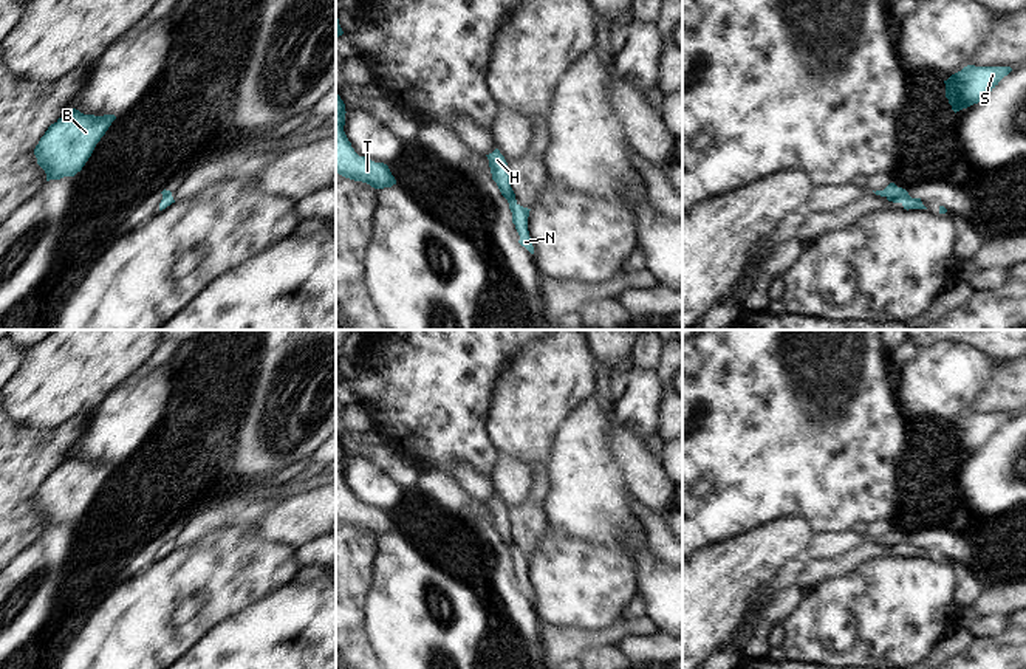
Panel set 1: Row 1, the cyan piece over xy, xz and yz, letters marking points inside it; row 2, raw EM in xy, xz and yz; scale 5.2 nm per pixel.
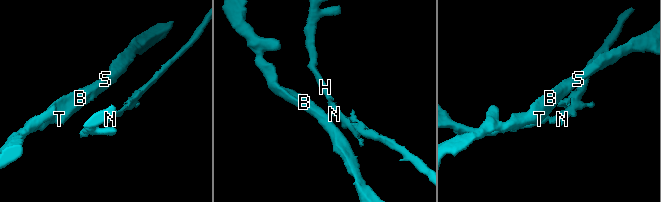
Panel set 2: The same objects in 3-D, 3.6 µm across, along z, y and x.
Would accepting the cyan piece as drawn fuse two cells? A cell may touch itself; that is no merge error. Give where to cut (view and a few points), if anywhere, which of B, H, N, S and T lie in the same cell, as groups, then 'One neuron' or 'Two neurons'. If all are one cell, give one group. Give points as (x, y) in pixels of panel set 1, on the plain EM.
Split along yz (907, 541), (899, 548). Groups: B H S T / N. Two neurons

